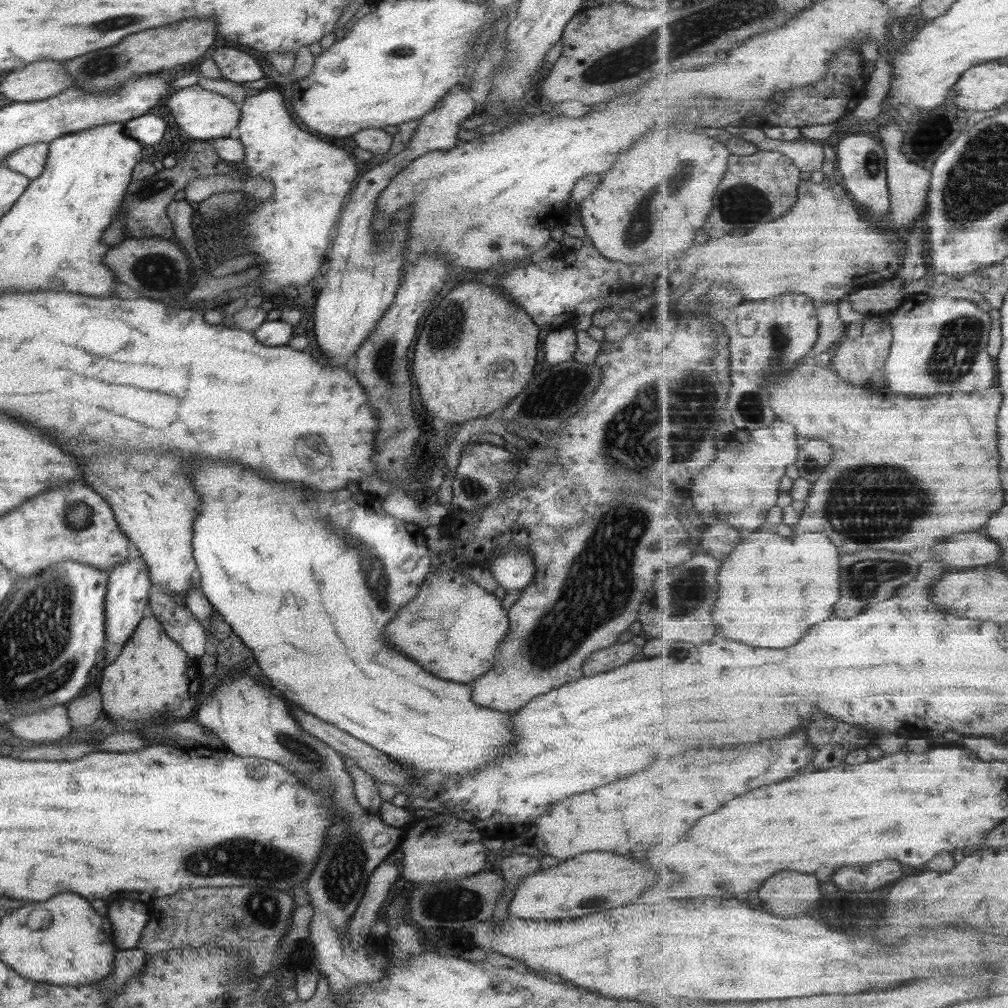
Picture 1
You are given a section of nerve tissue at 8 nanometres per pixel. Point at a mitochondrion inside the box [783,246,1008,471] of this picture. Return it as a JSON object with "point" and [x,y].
{"point":[954,356]}

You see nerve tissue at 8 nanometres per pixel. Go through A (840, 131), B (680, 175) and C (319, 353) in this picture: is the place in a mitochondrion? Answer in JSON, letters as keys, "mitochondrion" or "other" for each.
{"A":"other","B":"mitochondrion","C":"other"}

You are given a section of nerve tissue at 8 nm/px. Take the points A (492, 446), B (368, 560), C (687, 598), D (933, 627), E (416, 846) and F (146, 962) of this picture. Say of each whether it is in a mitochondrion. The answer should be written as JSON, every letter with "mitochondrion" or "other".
{"A":"other","B":"mitochondrion","C":"mitochondrion","D":"other","E":"other","F":"other"}

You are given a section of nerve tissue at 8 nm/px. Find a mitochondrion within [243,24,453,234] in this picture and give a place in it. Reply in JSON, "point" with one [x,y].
{"point":[406,48]}

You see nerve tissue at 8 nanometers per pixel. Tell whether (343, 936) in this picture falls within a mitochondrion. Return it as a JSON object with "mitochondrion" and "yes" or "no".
{"mitochondrion":"no"}

